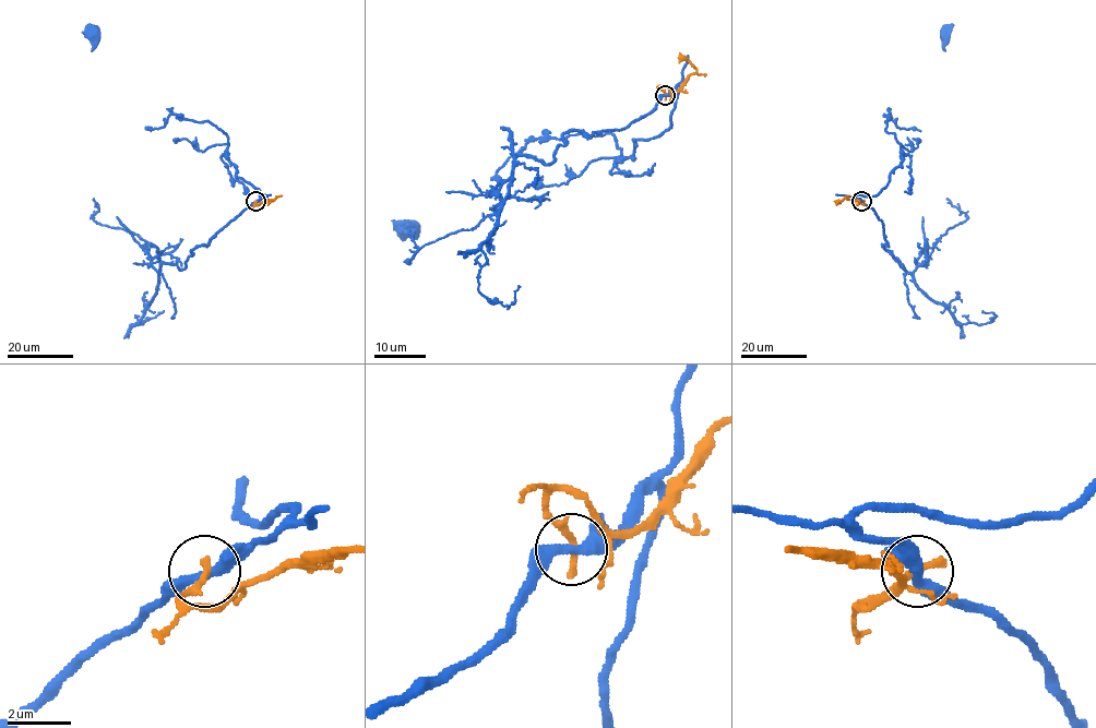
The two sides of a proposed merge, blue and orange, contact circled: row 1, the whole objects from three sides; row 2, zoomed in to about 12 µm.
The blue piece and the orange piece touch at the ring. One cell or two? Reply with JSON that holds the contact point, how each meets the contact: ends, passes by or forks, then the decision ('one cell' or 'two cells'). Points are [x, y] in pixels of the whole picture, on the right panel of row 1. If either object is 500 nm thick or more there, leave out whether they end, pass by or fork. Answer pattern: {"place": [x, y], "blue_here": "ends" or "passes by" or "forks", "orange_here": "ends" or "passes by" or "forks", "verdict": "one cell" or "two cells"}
{"place": [861, 201], "blue_here": "passes by", "orange_here": "ends", "verdict": "two cells"}

